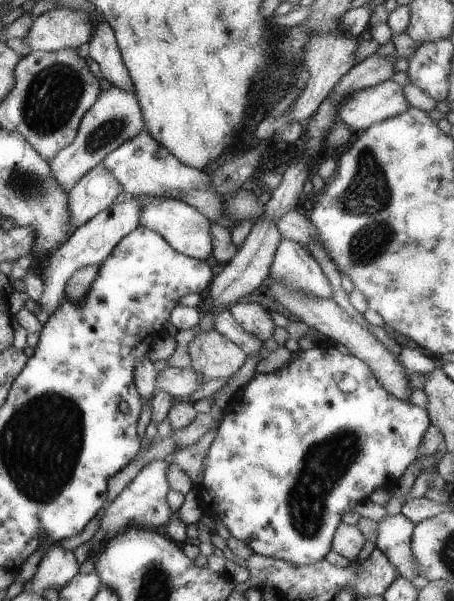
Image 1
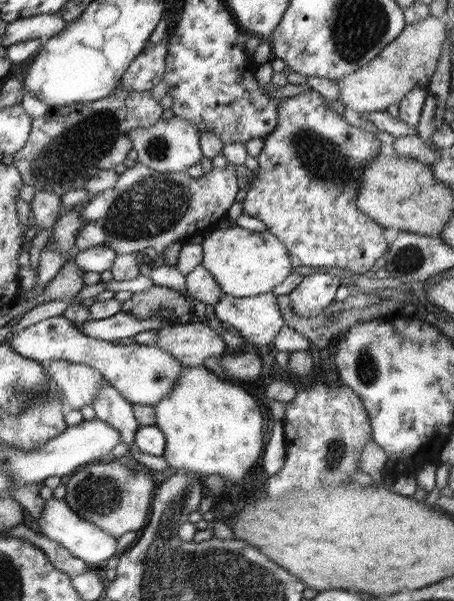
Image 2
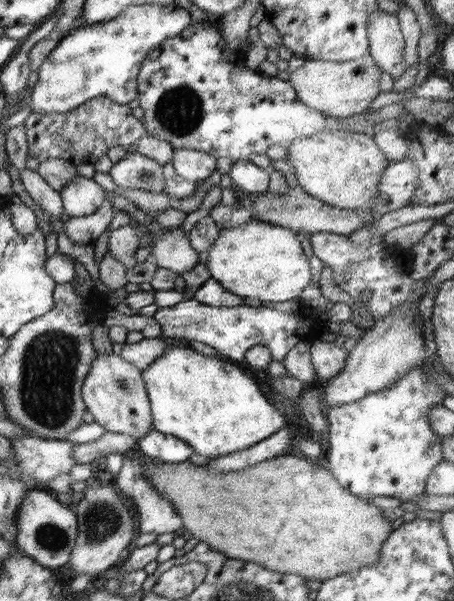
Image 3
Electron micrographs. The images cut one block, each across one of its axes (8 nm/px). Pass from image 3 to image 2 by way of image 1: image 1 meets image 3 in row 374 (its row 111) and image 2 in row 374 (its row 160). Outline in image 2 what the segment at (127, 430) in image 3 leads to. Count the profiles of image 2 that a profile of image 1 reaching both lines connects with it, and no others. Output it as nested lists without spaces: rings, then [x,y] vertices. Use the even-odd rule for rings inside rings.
[[[51,360],[45,367],[52,384],[65,394],[73,409],[90,406],[105,379],[101,372],[84,364]]]

